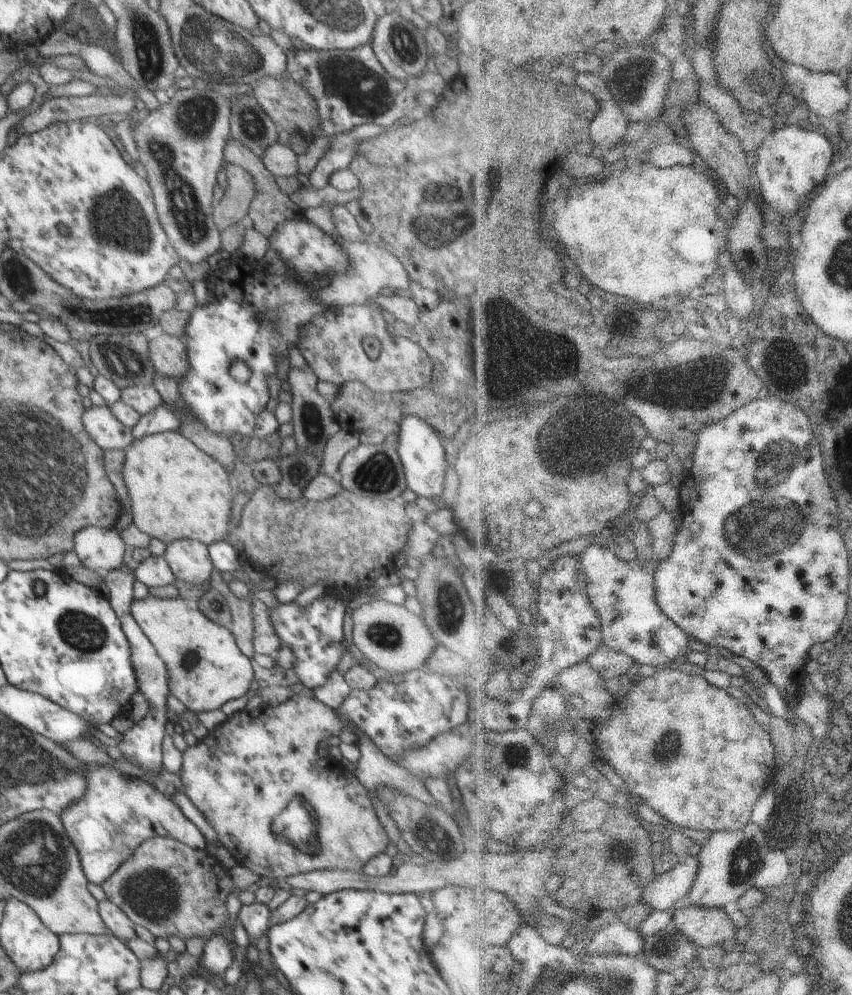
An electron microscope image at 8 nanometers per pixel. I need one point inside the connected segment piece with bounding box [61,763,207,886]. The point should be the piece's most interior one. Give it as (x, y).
(119, 811)

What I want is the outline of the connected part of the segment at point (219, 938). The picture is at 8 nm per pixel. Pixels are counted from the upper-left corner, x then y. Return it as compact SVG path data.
M214 933L213 937L206 940L202 961L200 963L210 972L220 976L224 974L233 960L233 944L226 933Z

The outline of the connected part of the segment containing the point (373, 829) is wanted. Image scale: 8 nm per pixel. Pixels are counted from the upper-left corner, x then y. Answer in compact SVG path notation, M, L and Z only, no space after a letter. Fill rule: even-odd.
M300 694L290 697L287 702L278 704L278 706L264 704L258 709L250 710L250 712L244 709L236 712L221 725L208 731L208 735L198 741L196 746L188 747L183 752L184 762L178 774L184 784L185 795L202 812L202 815L210 822L210 825L215 828L220 842L224 844L224 847L234 857L236 862L244 864L244 866L256 872L258 879L275 878L282 885L285 884L288 878L294 877L296 874L307 874L308 871L362 871L364 864L368 860L379 853L385 853L389 844L389 837L375 814L369 799L368 790L357 780L354 772L348 771L333 758L320 759L317 755L320 742L326 742L332 736L338 737L343 727L343 722L336 711L330 709L326 704L319 702L315 697L310 698L310 696ZM314 810L316 810L316 822L314 820L311 822L307 812L314 812Z

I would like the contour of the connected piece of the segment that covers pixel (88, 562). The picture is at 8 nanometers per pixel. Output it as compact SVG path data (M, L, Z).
M114 527L81 529L74 536L73 552L85 568L99 573L103 570L110 572L129 562L124 559L125 543Z

